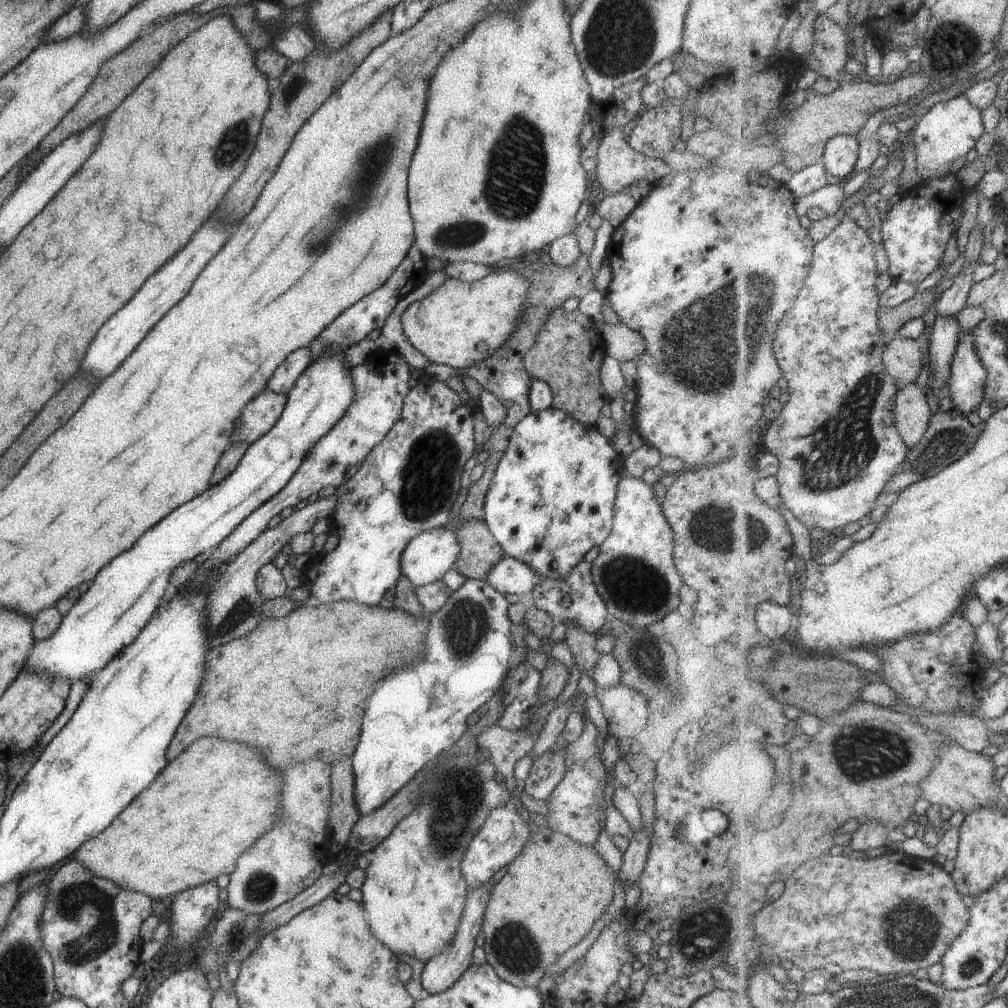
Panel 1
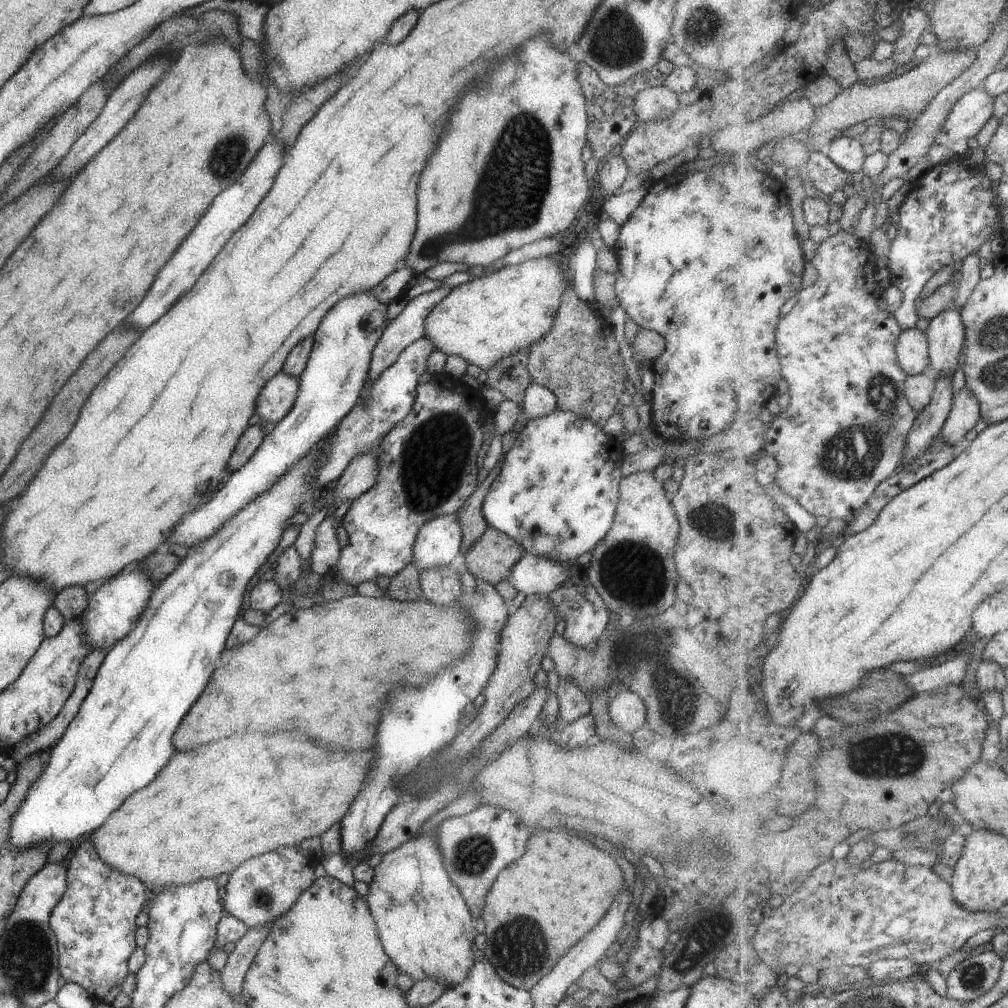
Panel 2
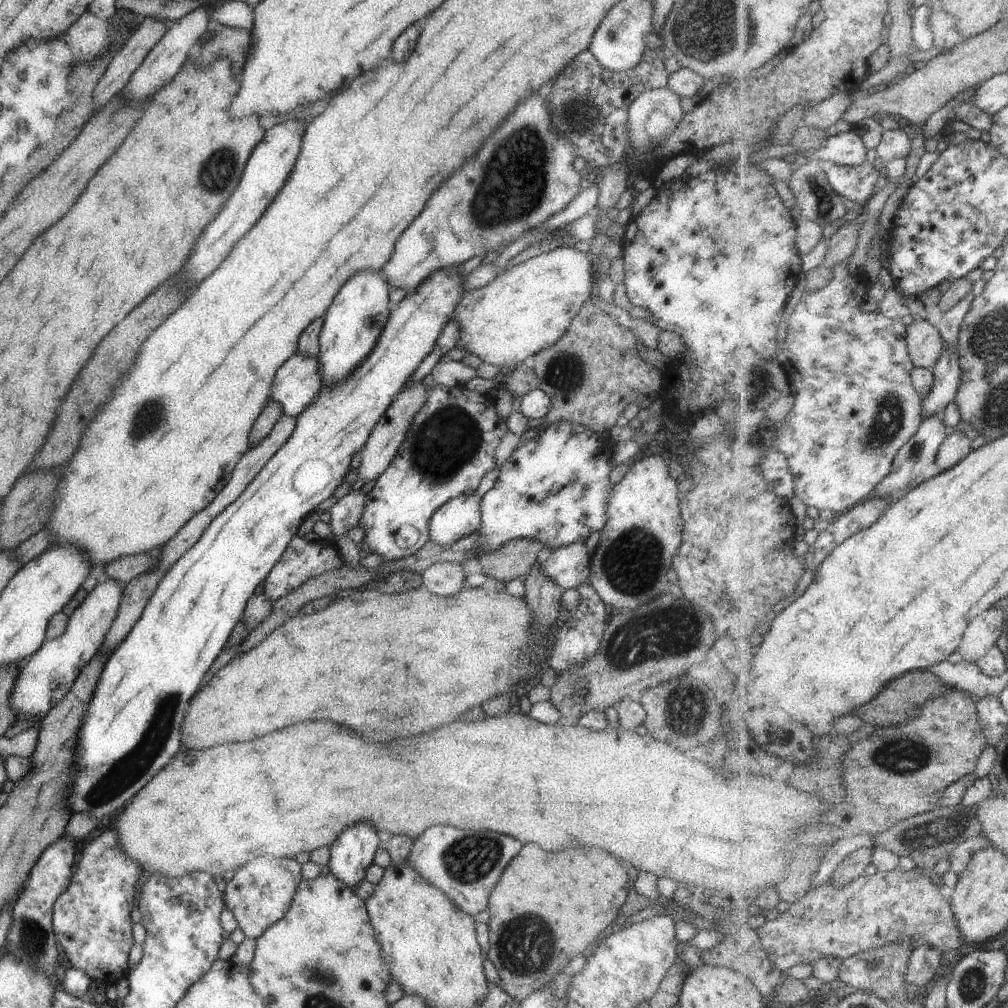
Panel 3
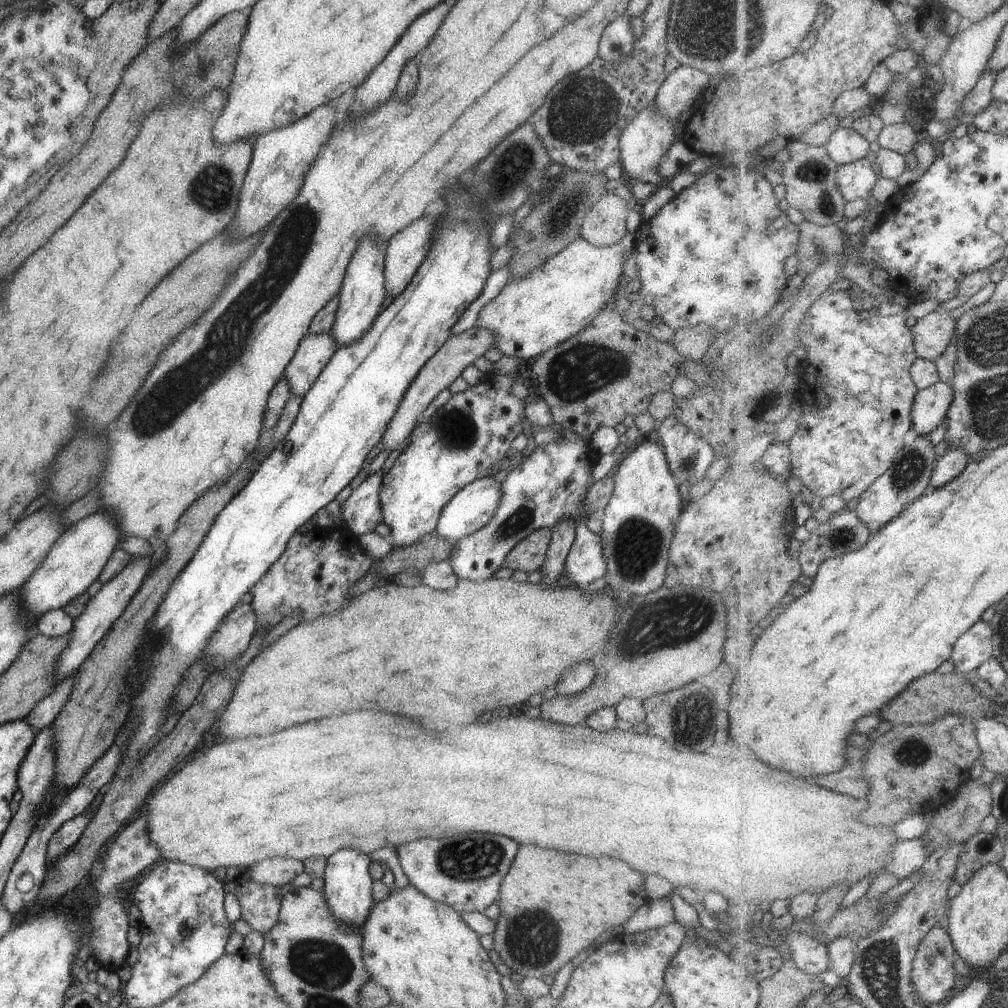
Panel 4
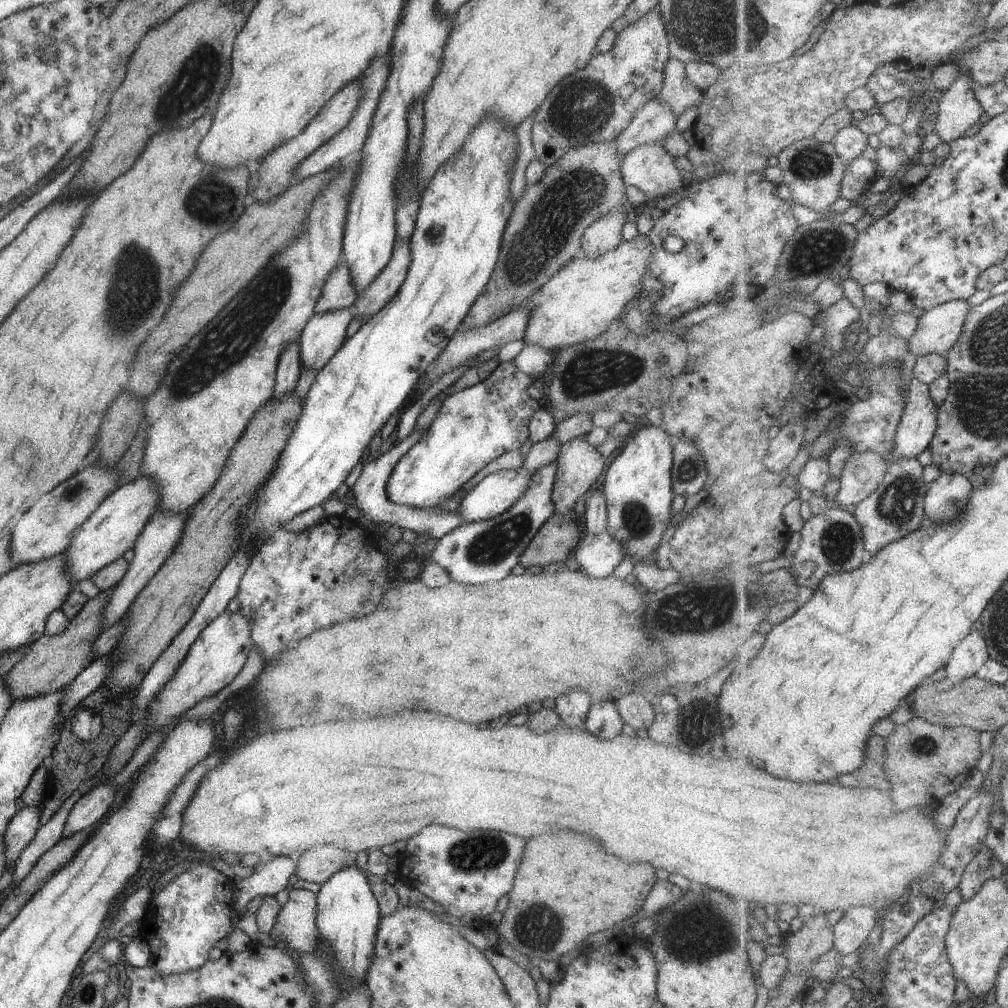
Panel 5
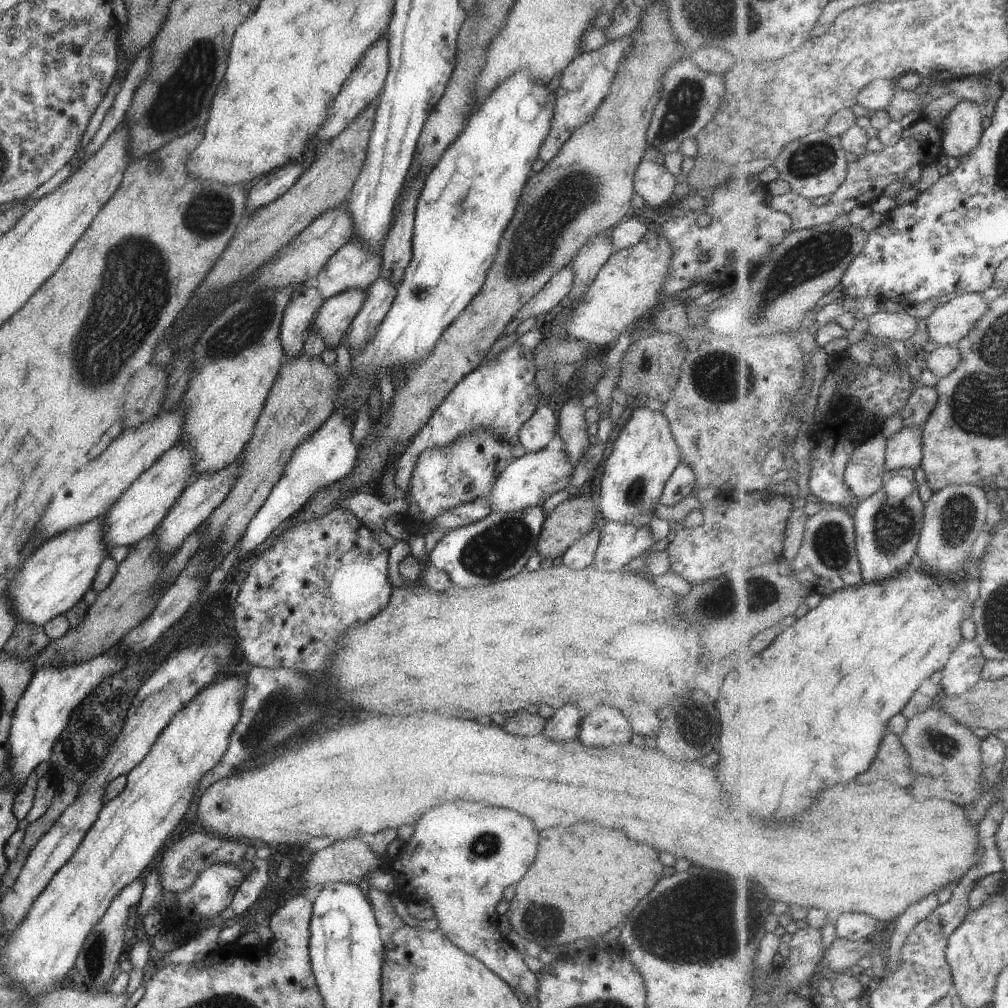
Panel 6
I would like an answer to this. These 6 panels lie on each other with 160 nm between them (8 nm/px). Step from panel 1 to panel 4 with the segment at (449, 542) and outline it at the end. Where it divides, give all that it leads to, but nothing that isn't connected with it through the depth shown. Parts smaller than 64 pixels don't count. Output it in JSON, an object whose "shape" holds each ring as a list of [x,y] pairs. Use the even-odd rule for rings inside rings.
{"shape":[[[491,477],[474,480],[460,488],[455,496],[441,509],[433,534],[441,539],[447,539],[455,544],[460,538],[479,530],[486,525],[496,511],[500,499],[500,484]]]}

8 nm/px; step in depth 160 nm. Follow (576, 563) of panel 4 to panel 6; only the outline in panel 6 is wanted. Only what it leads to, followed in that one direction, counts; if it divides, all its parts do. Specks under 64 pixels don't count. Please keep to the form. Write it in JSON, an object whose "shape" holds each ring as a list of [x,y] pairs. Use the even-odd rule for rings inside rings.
{"shape":[[[607,521],[599,531],[591,565],[600,571],[619,571],[629,560],[651,548],[653,543],[649,527]]]}

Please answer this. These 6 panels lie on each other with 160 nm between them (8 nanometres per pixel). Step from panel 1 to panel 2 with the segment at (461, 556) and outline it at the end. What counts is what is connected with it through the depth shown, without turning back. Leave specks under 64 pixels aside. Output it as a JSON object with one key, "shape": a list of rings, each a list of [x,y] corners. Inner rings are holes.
{"shape":[[[488,527],[460,558],[460,562],[462,570],[470,572],[477,581],[496,585],[507,580],[511,567],[523,553],[516,540]]]}

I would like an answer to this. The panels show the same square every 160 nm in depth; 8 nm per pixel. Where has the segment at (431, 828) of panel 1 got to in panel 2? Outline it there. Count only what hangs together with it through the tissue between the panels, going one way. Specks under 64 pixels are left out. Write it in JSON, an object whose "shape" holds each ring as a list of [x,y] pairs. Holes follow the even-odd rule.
{"shape":[[[434,828],[419,838],[411,838],[397,848],[387,851],[374,866],[368,893],[364,896],[385,954],[393,961],[398,972],[403,972],[415,982],[433,979],[443,983],[445,990],[461,982],[474,963],[471,944],[474,942],[474,919],[457,887],[449,880],[438,851]]]}

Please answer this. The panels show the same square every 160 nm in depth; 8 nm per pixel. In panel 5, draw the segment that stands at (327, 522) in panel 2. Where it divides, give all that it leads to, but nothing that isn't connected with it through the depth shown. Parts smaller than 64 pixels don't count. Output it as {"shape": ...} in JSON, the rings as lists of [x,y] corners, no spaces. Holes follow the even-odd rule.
{"shape":[[[410,432],[409,435],[402,438],[398,443],[389,445],[378,458],[375,460],[369,460],[362,468],[362,471],[355,481],[354,485],[349,488],[352,492],[353,499],[355,500],[355,508],[359,512],[359,520],[357,522],[366,528],[367,531],[371,531],[375,528],[383,526],[384,528],[395,526],[400,529],[407,528],[414,533],[427,534],[430,539],[439,539],[447,532],[453,530],[458,525],[461,525],[459,520],[459,514],[457,511],[443,512],[439,507],[437,508],[409,508],[408,506],[399,506],[399,504],[393,504],[387,499],[386,480],[392,471],[393,466],[398,461],[398,458],[422,435],[422,432]]]}

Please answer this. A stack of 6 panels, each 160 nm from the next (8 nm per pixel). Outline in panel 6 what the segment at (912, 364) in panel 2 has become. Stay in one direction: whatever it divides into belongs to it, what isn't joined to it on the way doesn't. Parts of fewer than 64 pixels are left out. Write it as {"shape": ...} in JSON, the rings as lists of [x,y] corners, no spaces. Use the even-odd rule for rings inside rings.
{"shape":[[[969,293],[955,297],[937,307],[926,319],[929,340],[940,346],[957,346],[971,329],[987,314],[992,302],[983,298],[983,293]]]}

